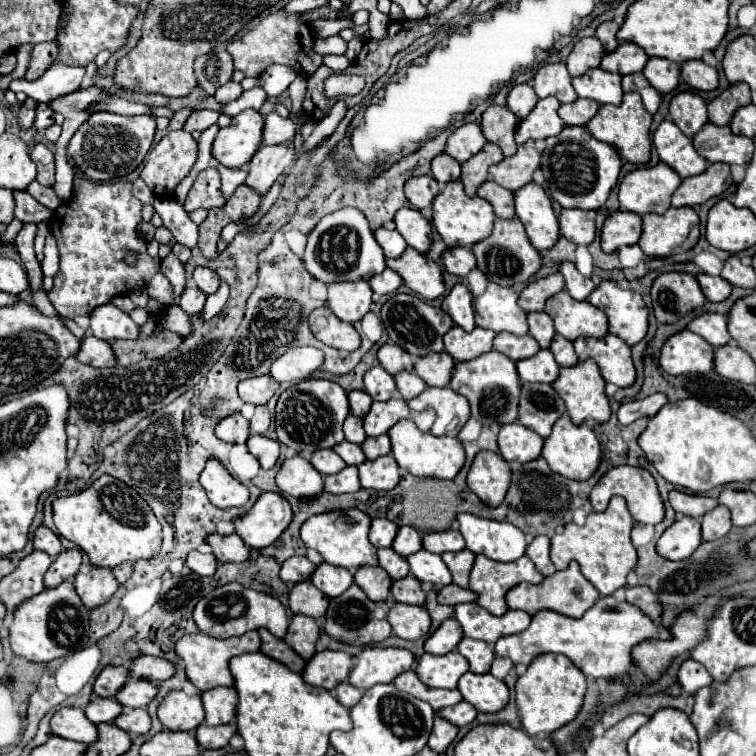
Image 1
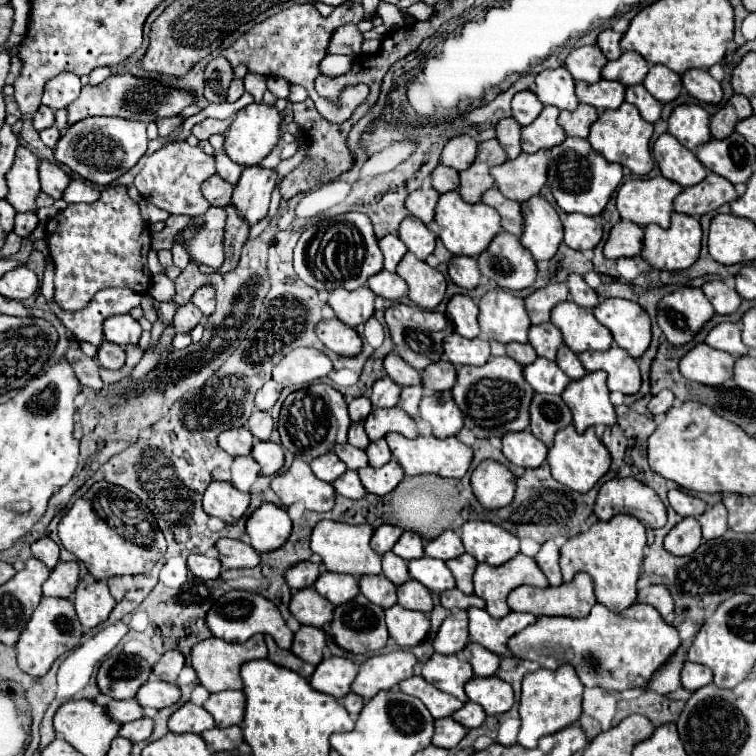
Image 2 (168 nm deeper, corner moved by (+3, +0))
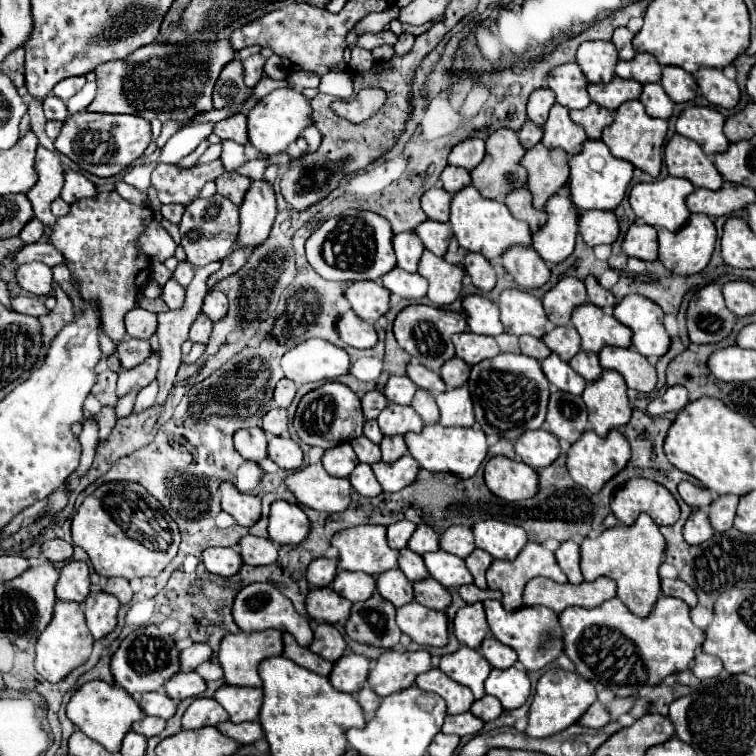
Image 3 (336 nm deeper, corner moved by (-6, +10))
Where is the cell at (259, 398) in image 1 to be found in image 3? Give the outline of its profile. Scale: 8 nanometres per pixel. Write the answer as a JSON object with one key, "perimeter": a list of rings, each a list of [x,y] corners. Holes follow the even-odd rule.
{"perimeter":[[[280,379],[274,389],[274,403],[278,407],[288,407],[294,399],[294,393],[296,393],[296,383],[288,379]]]}

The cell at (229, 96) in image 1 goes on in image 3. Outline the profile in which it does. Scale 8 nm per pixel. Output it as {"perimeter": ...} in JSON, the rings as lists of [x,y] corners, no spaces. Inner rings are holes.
{"perimeter":[[[252,55],[242,63],[244,63],[244,83],[248,87],[254,87],[260,81],[262,73],[264,73],[264,63],[266,61],[264,61],[262,55]]]}

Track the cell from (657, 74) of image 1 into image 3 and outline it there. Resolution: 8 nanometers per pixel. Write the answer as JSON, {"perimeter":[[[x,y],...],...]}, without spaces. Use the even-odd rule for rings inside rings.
{"perimeter":[[[668,65],[662,67],[662,79],[660,85],[664,87],[664,91],[670,95],[672,101],[676,103],[684,103],[696,97],[698,93],[698,85],[694,81],[694,75],[684,73],[684,69],[676,69],[676,65]]]}

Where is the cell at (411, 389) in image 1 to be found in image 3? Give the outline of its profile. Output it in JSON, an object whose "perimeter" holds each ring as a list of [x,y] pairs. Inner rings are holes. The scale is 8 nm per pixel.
{"perimeter":[[[418,389],[414,399],[412,399],[412,407],[416,409],[416,413],[424,419],[424,423],[434,423],[438,421],[440,413],[438,413],[438,405],[434,401],[434,395],[428,393],[426,389]]]}

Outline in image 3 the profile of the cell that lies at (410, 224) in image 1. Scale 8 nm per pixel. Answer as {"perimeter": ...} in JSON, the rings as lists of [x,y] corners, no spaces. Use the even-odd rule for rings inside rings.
{"perimeter":[[[426,219],[424,223],[420,223],[416,227],[416,235],[422,239],[422,243],[424,243],[424,247],[428,251],[432,251],[434,255],[442,257],[446,253],[446,249],[448,249],[452,231],[450,231],[450,225],[448,223]]]}

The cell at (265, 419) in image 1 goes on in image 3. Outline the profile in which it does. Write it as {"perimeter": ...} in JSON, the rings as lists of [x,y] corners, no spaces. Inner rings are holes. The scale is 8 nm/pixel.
{"perimeter":[[[272,407],[272,409],[262,417],[262,429],[264,429],[266,433],[272,433],[272,435],[284,435],[284,433],[286,433],[286,425],[288,425],[286,409]]]}

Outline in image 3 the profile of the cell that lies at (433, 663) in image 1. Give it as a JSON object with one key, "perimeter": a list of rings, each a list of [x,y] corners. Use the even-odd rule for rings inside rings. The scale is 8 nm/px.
{"perimeter":[[[462,645],[456,653],[442,655],[438,669],[444,671],[456,683],[470,687],[470,691],[474,693],[474,699],[482,699],[484,697],[484,681],[492,667],[482,657],[480,651]]]}

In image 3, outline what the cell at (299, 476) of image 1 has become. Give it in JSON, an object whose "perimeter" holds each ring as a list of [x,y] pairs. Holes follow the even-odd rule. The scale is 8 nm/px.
{"perimeter":[[[312,463],[294,471],[284,479],[284,483],[294,493],[298,503],[318,511],[336,513],[344,511],[350,503],[350,481],[328,475],[322,463]]]}

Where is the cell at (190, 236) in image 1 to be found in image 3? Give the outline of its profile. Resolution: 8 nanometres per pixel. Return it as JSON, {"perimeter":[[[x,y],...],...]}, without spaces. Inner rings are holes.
{"perimeter":[[[186,259],[186,261],[180,261],[178,263],[178,267],[176,267],[176,271],[174,271],[174,277],[178,279],[178,283],[182,285],[182,287],[188,287],[188,283],[192,281],[192,277],[194,277],[194,265]]]}

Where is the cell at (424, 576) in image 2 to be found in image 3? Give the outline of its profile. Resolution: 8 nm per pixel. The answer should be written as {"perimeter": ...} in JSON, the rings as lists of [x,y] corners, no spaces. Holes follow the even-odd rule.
{"perimeter":[[[442,549],[422,555],[430,577],[434,577],[444,587],[460,587],[472,583],[472,575],[464,565],[464,559],[444,553]]]}

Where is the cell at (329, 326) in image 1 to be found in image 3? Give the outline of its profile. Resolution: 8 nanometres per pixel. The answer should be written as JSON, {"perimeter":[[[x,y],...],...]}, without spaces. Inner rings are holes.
{"perimeter":[[[346,311],[338,321],[340,339],[356,349],[370,349],[376,345],[376,331],[370,323],[360,319],[354,311]]]}

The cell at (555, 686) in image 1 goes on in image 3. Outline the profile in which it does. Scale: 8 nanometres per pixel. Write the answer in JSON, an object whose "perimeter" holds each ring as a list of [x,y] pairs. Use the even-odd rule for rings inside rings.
{"perimeter":[[[548,669],[536,685],[536,693],[530,705],[528,713],[528,727],[526,735],[530,737],[550,737],[554,733],[564,731],[564,727],[570,727],[580,719],[586,709],[596,701],[596,689],[588,679],[580,677],[576,671],[566,669]]]}

